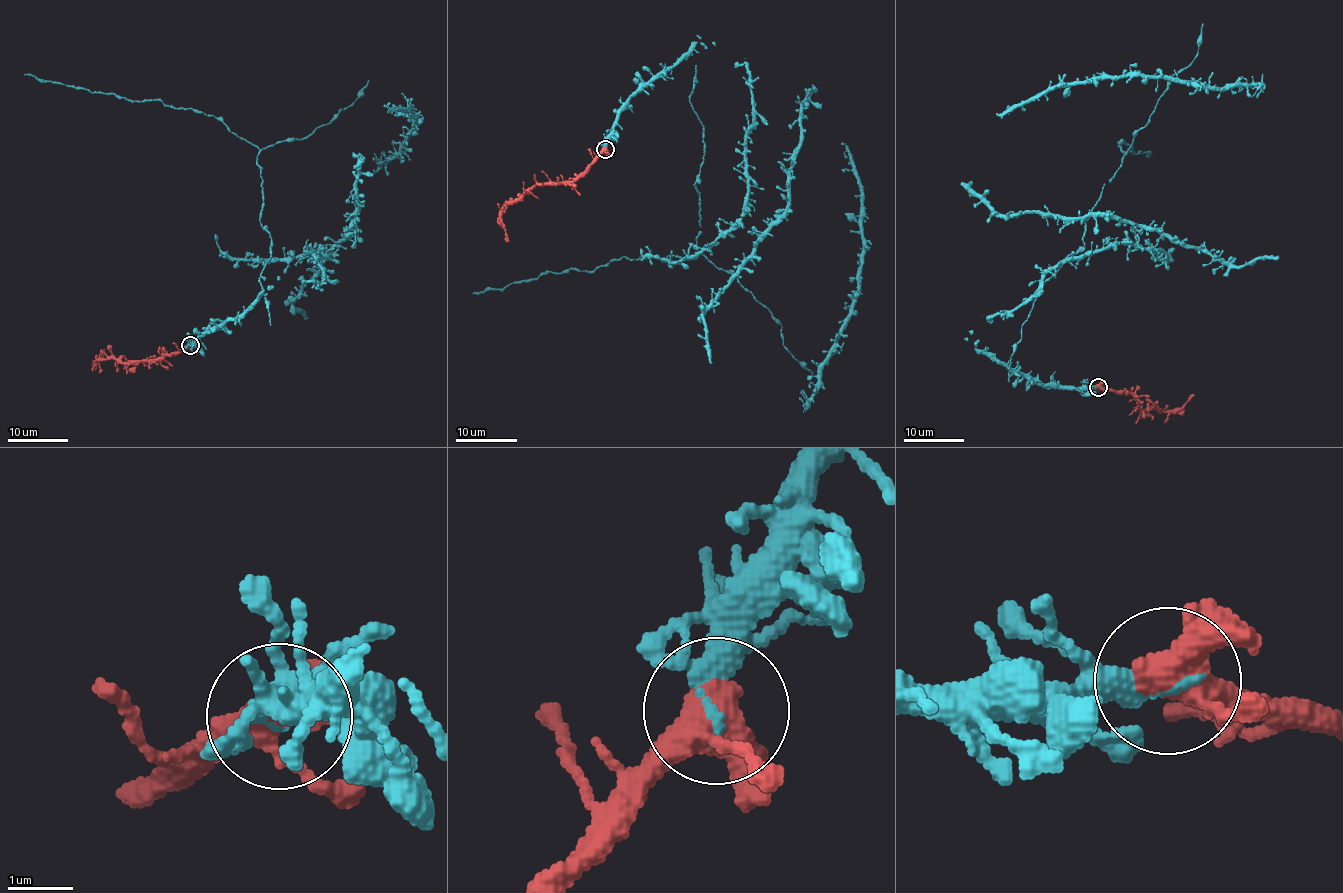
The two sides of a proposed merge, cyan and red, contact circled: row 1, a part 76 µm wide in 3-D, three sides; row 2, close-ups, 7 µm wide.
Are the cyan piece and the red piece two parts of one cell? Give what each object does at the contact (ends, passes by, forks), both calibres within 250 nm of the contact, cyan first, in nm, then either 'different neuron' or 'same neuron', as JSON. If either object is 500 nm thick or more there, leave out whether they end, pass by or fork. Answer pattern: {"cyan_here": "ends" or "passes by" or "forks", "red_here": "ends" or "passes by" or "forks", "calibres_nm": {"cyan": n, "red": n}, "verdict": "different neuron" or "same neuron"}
{"cyan_here": "ends", "red_here": "forks", "calibres_nm": {"cyan": 280, "red": 400}, "verdict": "same neuron"}

